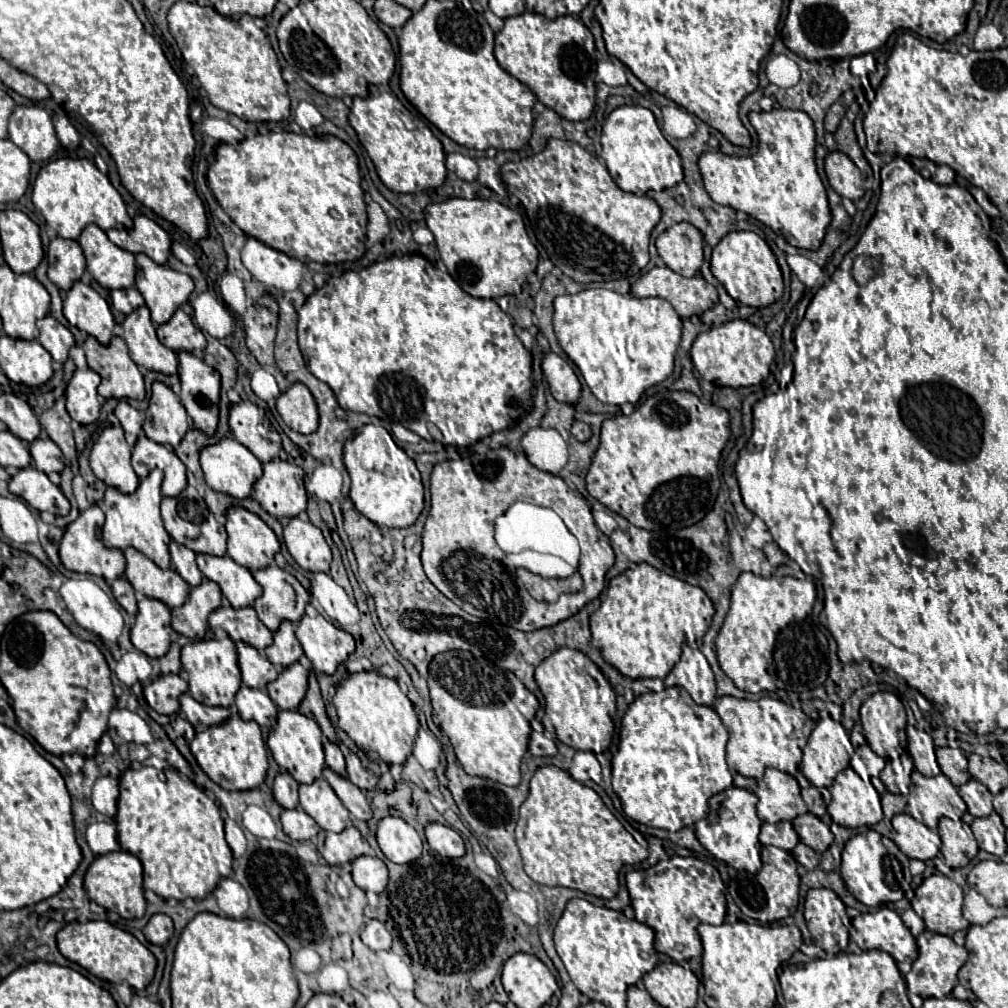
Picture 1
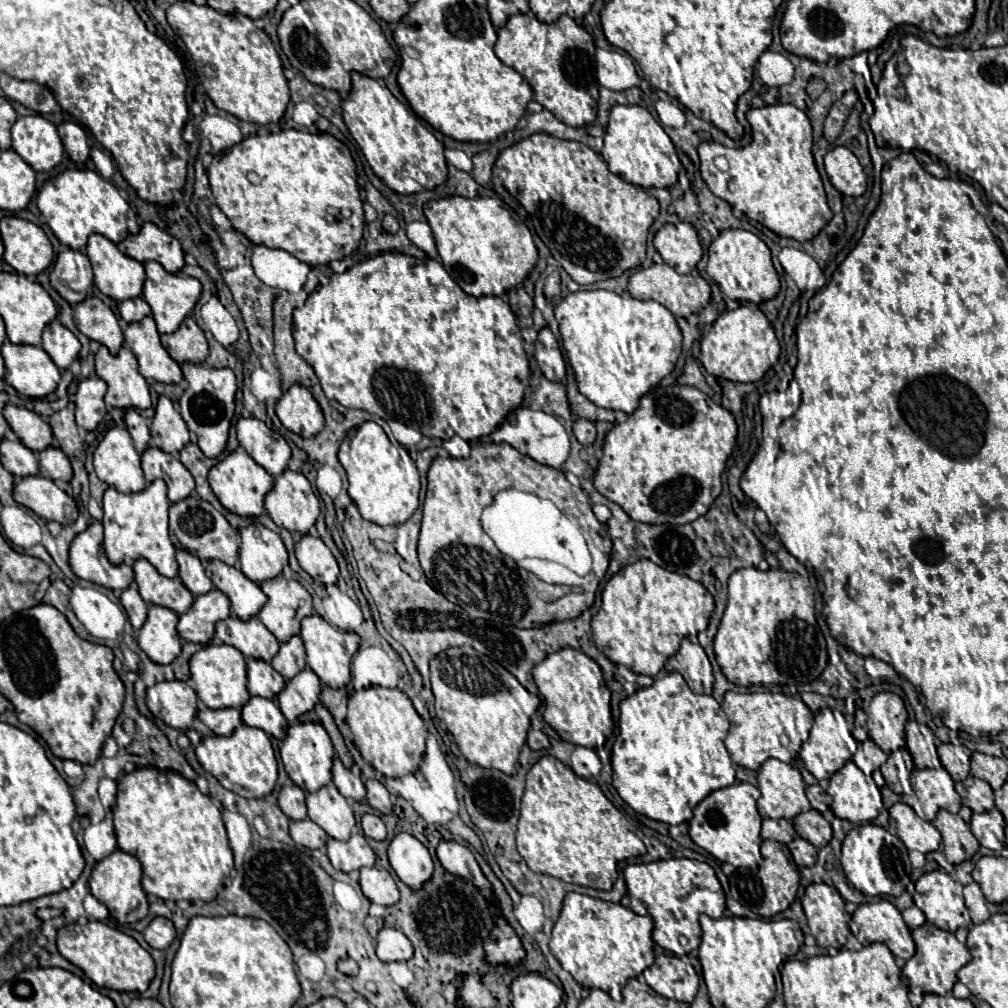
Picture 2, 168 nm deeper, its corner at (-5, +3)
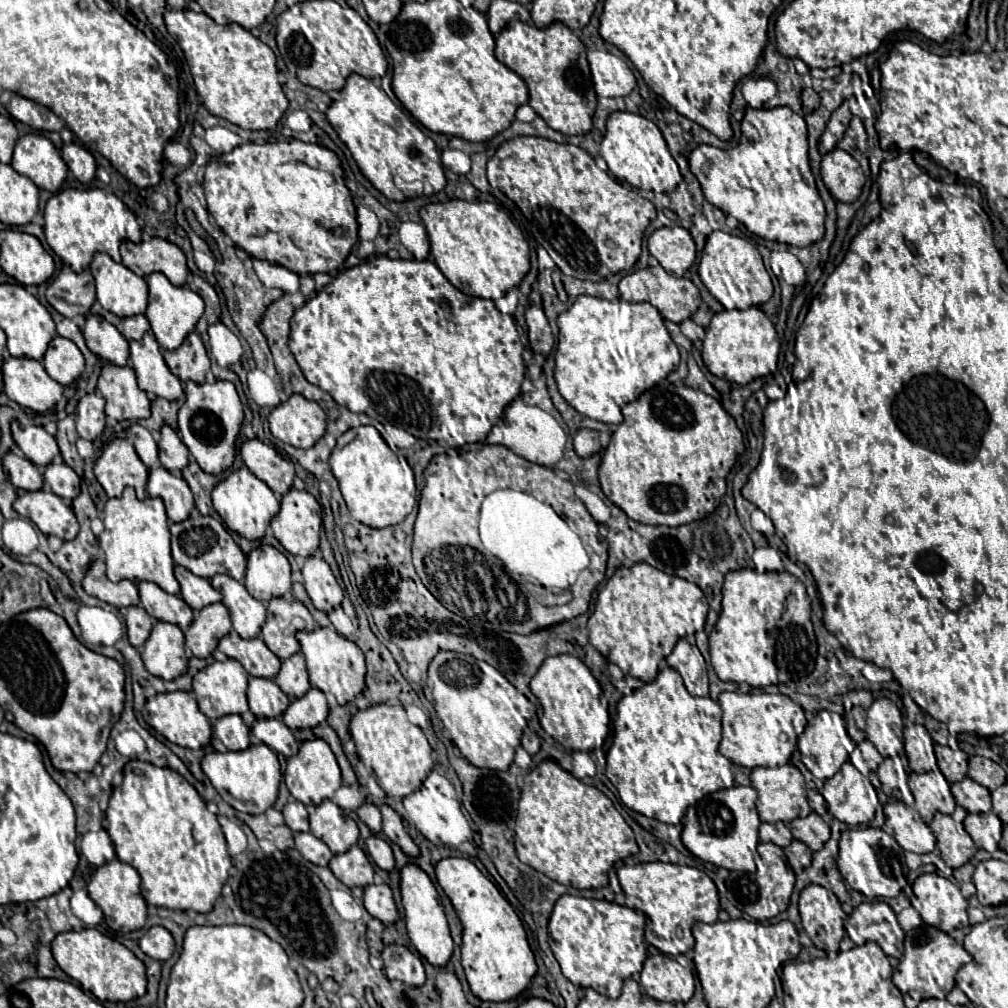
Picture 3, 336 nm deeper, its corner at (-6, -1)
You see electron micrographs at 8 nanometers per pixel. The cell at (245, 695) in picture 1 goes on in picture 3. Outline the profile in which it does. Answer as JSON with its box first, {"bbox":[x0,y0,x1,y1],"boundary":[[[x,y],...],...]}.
{"bbox":[250,718,298,758],"boundary":[[[256,718],[250,732],[256,742],[270,746],[274,752],[280,752],[286,758],[298,752],[298,740],[280,718]]]}

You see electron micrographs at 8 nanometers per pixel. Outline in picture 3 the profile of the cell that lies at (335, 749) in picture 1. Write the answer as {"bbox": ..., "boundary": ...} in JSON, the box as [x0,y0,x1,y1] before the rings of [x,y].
{"bbox":[356,802,382,834],"boundary":[[[368,802],[360,804],[360,806],[356,808],[356,814],[358,814],[358,818],[360,818],[362,822],[366,822],[366,824],[368,824],[368,828],[370,828],[372,832],[376,832],[376,834],[380,834],[380,832],[382,832],[382,818],[380,818],[380,810],[378,810],[374,804],[368,804]]]}

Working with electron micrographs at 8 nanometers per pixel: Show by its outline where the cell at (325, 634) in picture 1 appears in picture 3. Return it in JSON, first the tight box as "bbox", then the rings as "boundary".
{"bbox":[296,626,366,704],"boundary":[[[320,626],[314,628],[312,632],[298,632],[296,638],[302,646],[302,654],[306,658],[306,668],[308,668],[312,686],[320,688],[322,692],[334,694],[338,704],[346,704],[354,700],[356,694],[362,692],[366,666],[364,666],[364,654],[354,642],[340,636],[332,628],[320,628]]]}

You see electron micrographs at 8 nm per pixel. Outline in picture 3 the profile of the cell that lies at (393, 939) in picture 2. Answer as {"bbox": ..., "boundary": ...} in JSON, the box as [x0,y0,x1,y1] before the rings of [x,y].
{"bbox":[382,944,426,986],"boundary":[[[388,944],[382,950],[382,960],[384,960],[384,974],[390,980],[400,980],[410,986],[422,986],[426,976],[424,976],[424,966],[418,954],[414,954],[408,946],[400,944]]]}

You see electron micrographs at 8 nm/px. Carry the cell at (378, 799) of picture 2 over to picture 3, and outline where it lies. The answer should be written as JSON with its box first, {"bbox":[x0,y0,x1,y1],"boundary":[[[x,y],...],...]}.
{"bbox":[380,804,418,856],"boundary":[[[380,804],[380,812],[382,812],[382,832],[396,842],[406,854],[416,856],[418,854],[418,846],[412,842],[412,838],[408,836],[408,832],[404,830],[402,818],[396,814],[396,810],[392,810],[388,804]]]}

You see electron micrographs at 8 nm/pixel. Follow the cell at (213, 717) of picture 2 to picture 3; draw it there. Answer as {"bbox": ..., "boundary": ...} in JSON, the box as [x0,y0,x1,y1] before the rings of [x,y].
{"bbox":[212,714,250,750],"boundary":[[[238,714],[218,718],[216,722],[212,722],[212,730],[228,750],[244,750],[250,746],[250,728]]]}

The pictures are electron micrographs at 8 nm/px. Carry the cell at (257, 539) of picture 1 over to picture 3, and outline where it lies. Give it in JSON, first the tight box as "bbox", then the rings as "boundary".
{"bbox":[244,544,290,600],"boundary":[[[262,544],[248,554],[244,576],[246,590],[258,600],[272,600],[290,592],[290,562],[270,544]]]}

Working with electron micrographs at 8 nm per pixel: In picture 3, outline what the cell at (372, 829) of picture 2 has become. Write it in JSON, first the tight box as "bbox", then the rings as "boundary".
{"bbox":[366,834,394,870],"boundary":[[[372,834],[372,836],[366,840],[366,846],[368,846],[368,854],[372,856],[372,860],[374,860],[382,870],[392,870],[392,868],[394,868],[392,848],[390,848],[390,844],[388,844],[384,838]]]}

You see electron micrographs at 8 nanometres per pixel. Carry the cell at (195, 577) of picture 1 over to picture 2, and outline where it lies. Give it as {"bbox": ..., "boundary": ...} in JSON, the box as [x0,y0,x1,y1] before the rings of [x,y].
{"bbox":[177,550,213,596],"boundary":[[[179,550],[177,564],[179,564],[179,578],[193,596],[207,594],[213,588],[213,582],[207,578],[207,574],[201,566],[201,560],[197,556],[193,556],[191,552]]]}

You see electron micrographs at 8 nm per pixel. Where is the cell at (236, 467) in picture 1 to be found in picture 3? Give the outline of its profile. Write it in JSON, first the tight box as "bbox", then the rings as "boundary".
{"bbox":[212,466,280,540],"boundary":[[[242,466],[240,470],[236,470],[228,478],[224,478],[220,484],[216,484],[216,488],[212,490],[212,502],[214,502],[214,508],[220,514],[220,518],[226,522],[226,526],[248,540],[262,538],[272,516],[280,508],[276,494],[260,478],[256,478],[246,466]]]}

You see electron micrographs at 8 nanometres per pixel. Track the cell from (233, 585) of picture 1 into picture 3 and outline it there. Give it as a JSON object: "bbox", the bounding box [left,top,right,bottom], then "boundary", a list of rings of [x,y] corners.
{"bbox":[210,574,266,638],"boundary":[[[216,574],[210,584],[222,594],[222,602],[230,612],[234,630],[244,638],[254,638],[266,620],[266,606],[248,594],[246,586],[228,574]]]}

